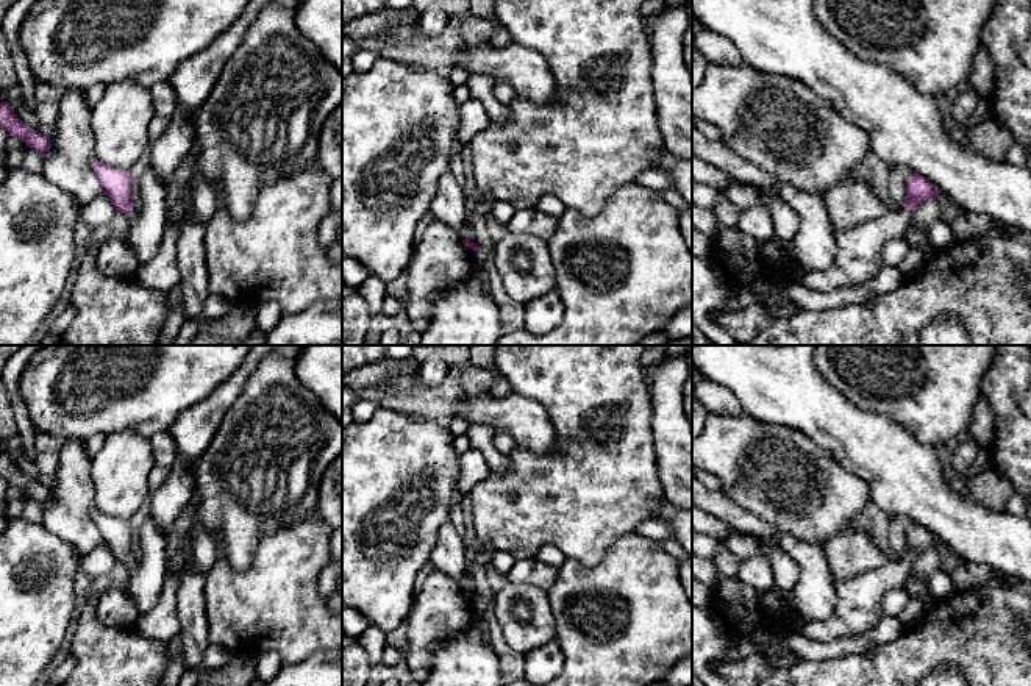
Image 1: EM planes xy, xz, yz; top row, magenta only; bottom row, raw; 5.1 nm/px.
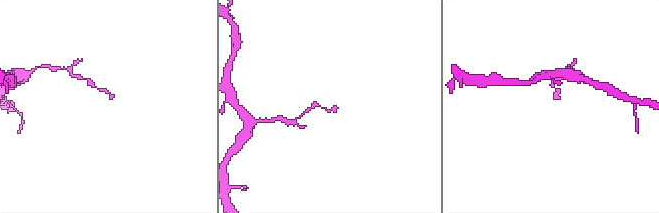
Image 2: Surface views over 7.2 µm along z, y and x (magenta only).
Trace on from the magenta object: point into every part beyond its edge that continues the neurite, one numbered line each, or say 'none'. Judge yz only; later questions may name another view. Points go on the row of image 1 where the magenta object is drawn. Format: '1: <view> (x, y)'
1: yz (859, 250)

